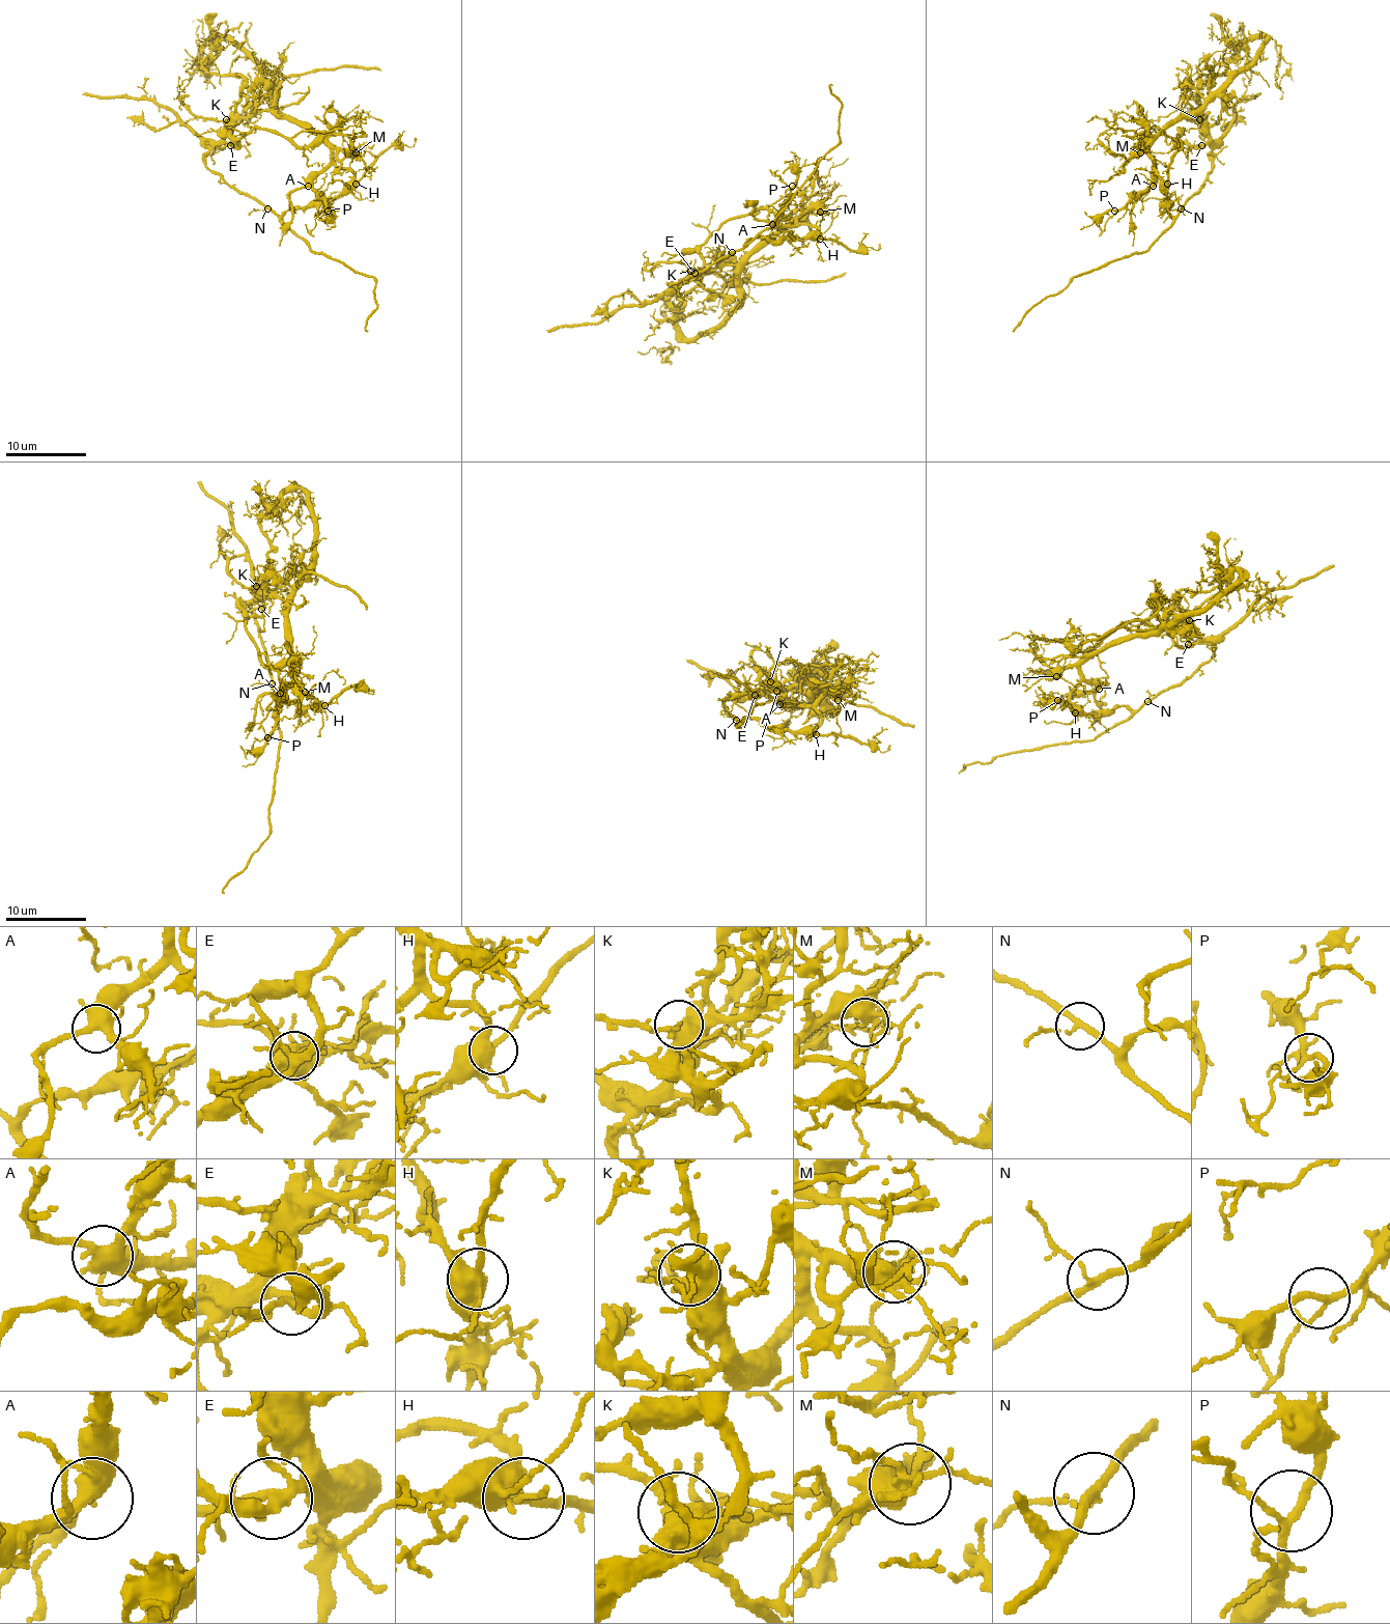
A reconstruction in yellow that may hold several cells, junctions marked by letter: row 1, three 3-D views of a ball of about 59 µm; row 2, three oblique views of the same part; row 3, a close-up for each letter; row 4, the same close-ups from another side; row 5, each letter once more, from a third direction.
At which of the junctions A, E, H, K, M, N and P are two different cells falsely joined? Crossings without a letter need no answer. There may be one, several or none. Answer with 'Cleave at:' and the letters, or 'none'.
Cleave at: M

